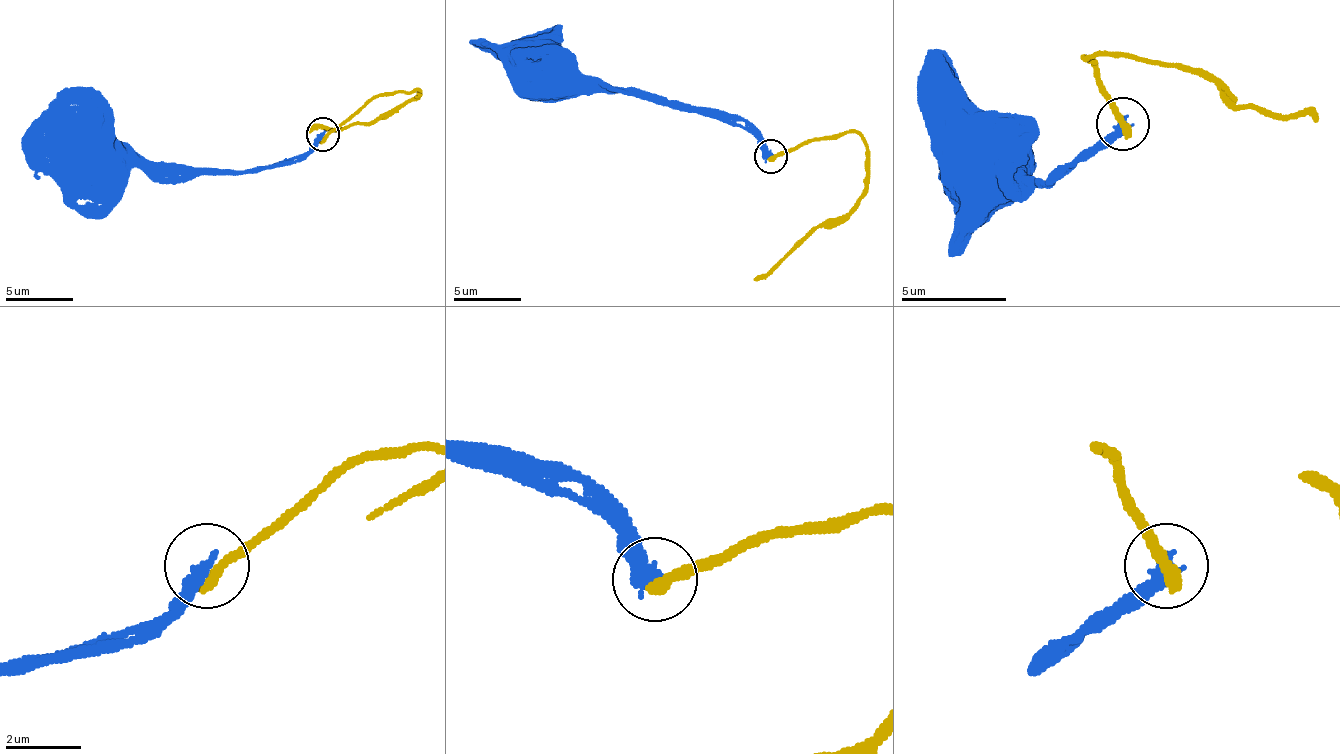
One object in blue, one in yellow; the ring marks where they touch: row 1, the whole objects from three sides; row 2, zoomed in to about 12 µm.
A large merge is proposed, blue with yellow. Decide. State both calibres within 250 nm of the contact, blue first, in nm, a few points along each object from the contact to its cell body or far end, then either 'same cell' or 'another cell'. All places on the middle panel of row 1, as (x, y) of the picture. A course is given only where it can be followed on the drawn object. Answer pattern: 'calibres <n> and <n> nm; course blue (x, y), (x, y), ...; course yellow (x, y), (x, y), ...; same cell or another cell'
calibres 380 and 360 nm; course blue (770, 157), (746, 130), (591, 83), (561, 63), (538, 63); course yellow (773, 157), (830, 137), (857, 133), (867, 150), (867, 187), (857, 204), (800, 237), (753, 281); another cell

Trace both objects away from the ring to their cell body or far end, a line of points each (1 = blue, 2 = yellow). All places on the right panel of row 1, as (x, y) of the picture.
1: (1124, 125), (1082, 156), (1056, 183), (1008, 183), (977, 162)
2: (1124, 125), (1087, 56), (1171, 62), (1198, 67), (1235, 104), (1250, 104), (1319, 120)

